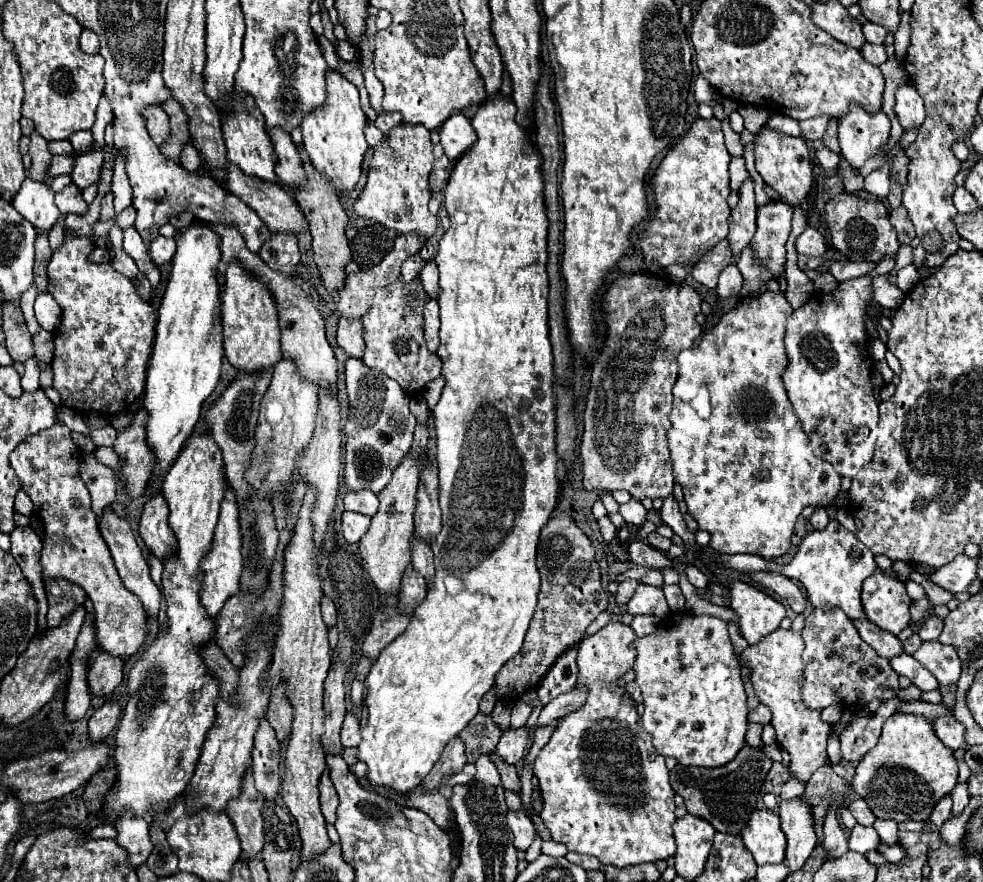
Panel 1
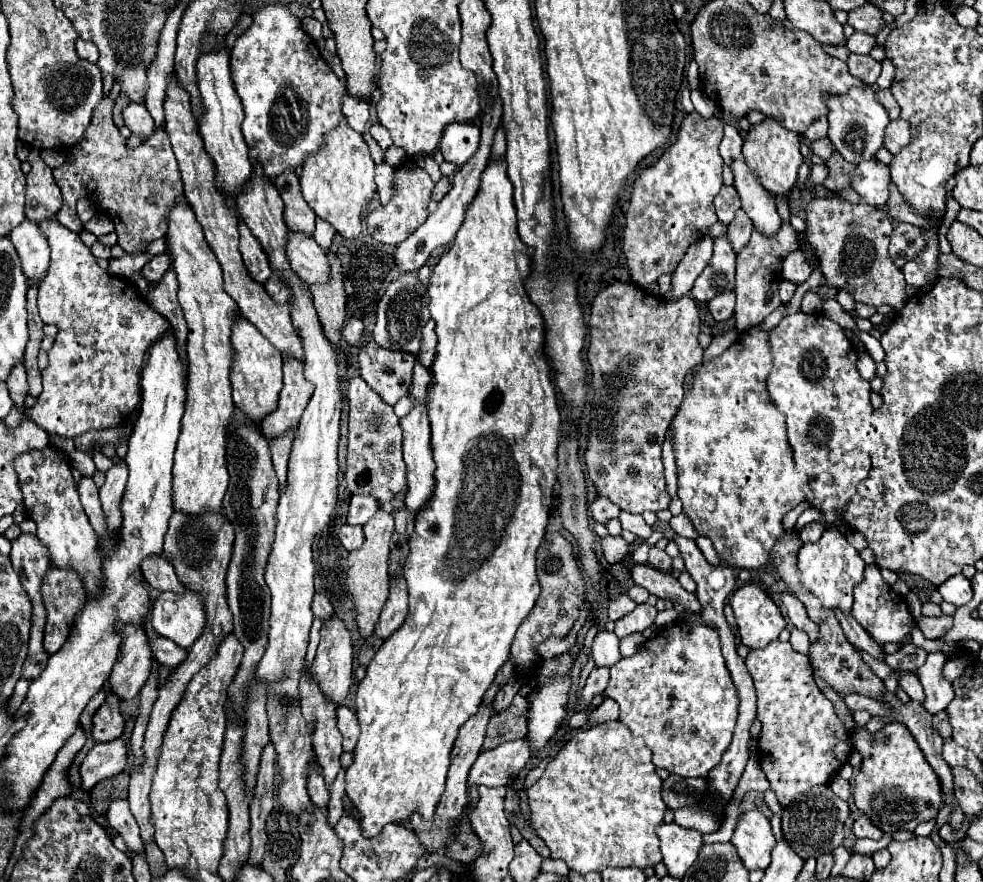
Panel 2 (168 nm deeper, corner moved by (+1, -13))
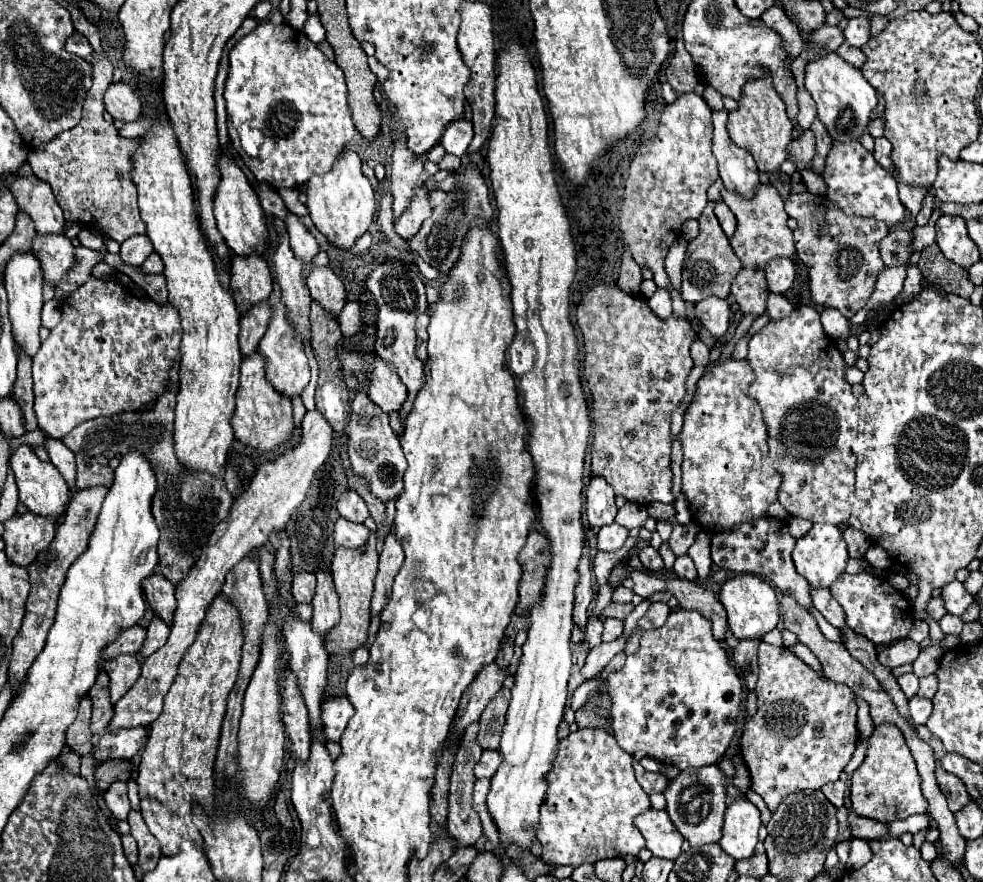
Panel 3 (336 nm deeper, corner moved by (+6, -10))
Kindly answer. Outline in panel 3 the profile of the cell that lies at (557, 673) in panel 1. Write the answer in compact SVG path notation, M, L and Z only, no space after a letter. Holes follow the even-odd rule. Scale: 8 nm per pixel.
M484 750L480 762L474 766L476 778L492 778L502 764L502 754L498 750Z

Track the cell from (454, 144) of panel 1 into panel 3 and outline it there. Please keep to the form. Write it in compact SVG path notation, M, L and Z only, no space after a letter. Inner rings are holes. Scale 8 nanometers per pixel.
M454 120L446 126L442 138L440 138L440 144L444 146L446 154L454 154L454 156L464 156L466 154L466 148L470 146L472 142L472 122L468 120Z

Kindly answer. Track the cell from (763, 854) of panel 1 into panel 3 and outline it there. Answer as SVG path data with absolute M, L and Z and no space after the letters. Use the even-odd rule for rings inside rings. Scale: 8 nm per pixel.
M738 800L726 808L724 826L720 846L734 860L744 860L754 856L758 844L758 828L760 828L760 812L748 800Z

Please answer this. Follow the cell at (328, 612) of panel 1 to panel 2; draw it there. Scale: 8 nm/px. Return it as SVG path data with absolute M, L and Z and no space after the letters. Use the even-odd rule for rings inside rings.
M315 593L315 601L313 601L311 609L313 609L315 617L319 617L319 619L323 619L323 621L325 621L327 617L331 617L331 613L333 613L333 605L329 603L329 599L327 599L323 593Z

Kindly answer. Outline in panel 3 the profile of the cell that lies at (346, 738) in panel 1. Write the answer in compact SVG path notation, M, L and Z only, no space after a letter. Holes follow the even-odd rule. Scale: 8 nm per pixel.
M348 698L324 700L324 704L322 704L322 722L324 722L326 740L340 742L342 732L346 730L346 724L352 716L354 716L354 708L350 706Z

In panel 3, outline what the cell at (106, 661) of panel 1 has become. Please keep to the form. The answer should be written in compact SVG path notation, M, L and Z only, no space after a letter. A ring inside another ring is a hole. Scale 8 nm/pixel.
M86 696L80 702L78 708L78 718L68 726L66 730L66 746L70 746L72 750L76 750L80 756L92 752L92 744L90 744L90 708L92 708L92 700Z

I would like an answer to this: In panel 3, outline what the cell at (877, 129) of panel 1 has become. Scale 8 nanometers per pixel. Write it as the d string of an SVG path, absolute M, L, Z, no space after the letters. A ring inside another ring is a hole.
M830 52L828 56L822 56L822 58L808 64L808 68L806 68L806 90L812 94L812 98L818 106L818 118L826 126L826 130L834 142L860 140L860 136L866 132L866 128L872 120L870 116L874 114L874 110L878 106L876 90L862 76L862 72L854 70L854 66L844 62L834 52Z

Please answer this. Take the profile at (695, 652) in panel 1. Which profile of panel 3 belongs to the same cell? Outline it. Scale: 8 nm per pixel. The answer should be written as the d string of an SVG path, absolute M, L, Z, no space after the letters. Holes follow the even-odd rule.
M696 610L672 612L662 628L644 632L640 648L626 658L626 664L620 670L608 674L606 690L612 700L610 714L618 746L630 754L642 750L660 764L678 770L716 764L724 756L732 742L742 702L742 678L730 664L722 644L712 636L712 622Z

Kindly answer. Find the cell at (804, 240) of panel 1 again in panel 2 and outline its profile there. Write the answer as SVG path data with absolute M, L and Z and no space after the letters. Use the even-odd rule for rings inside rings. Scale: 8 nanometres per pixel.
M795 251L791 253L781 267L781 277L791 281L791 283L803 283L807 277L811 275L811 265L805 261L803 251Z

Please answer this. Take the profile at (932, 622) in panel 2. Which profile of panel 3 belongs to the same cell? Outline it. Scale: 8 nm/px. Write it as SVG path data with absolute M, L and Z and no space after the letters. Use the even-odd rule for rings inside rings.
M932 598L932 600L928 602L928 606L926 606L926 614L938 622L938 620L946 614L946 608L944 608L942 598Z

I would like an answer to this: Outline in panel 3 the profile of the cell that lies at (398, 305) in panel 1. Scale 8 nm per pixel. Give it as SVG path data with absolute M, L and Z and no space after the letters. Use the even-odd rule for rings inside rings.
M374 356L372 372L368 376L368 396L372 402L382 406L382 410L392 412L400 410L402 402L406 400L406 386L402 386L394 364Z

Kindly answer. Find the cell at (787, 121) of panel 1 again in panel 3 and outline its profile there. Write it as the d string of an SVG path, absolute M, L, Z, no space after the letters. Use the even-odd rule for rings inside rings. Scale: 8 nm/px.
M805 167L801 168L800 174L802 174L804 184L808 186L808 190L810 190L812 194L826 194L828 186L824 184L822 176L818 176L812 169L807 169Z

